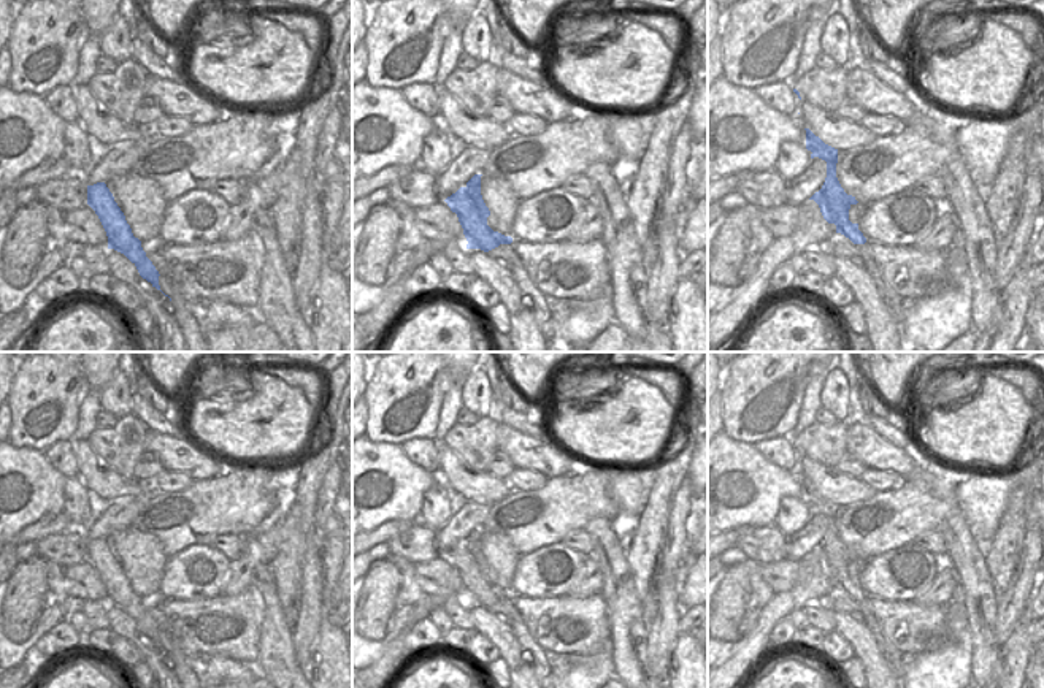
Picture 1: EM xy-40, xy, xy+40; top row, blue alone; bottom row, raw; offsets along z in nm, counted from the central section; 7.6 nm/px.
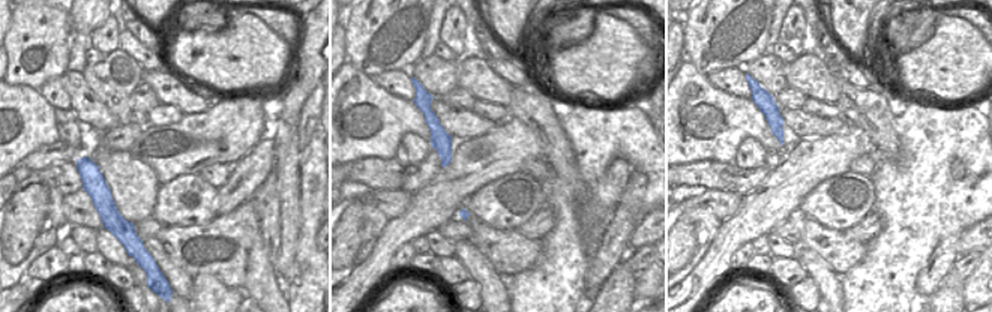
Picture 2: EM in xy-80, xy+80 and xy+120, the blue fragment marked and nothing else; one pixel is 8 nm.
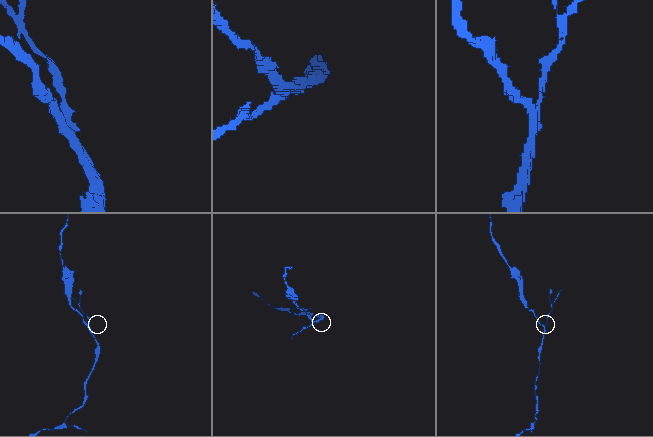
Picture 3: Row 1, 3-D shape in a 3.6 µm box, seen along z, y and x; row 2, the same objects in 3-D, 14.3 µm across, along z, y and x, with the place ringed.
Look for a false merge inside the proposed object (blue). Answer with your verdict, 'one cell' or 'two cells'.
two cells

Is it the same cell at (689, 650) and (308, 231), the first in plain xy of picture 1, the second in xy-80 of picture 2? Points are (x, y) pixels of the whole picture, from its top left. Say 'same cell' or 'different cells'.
same cell

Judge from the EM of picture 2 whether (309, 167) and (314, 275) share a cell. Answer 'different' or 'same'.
same

